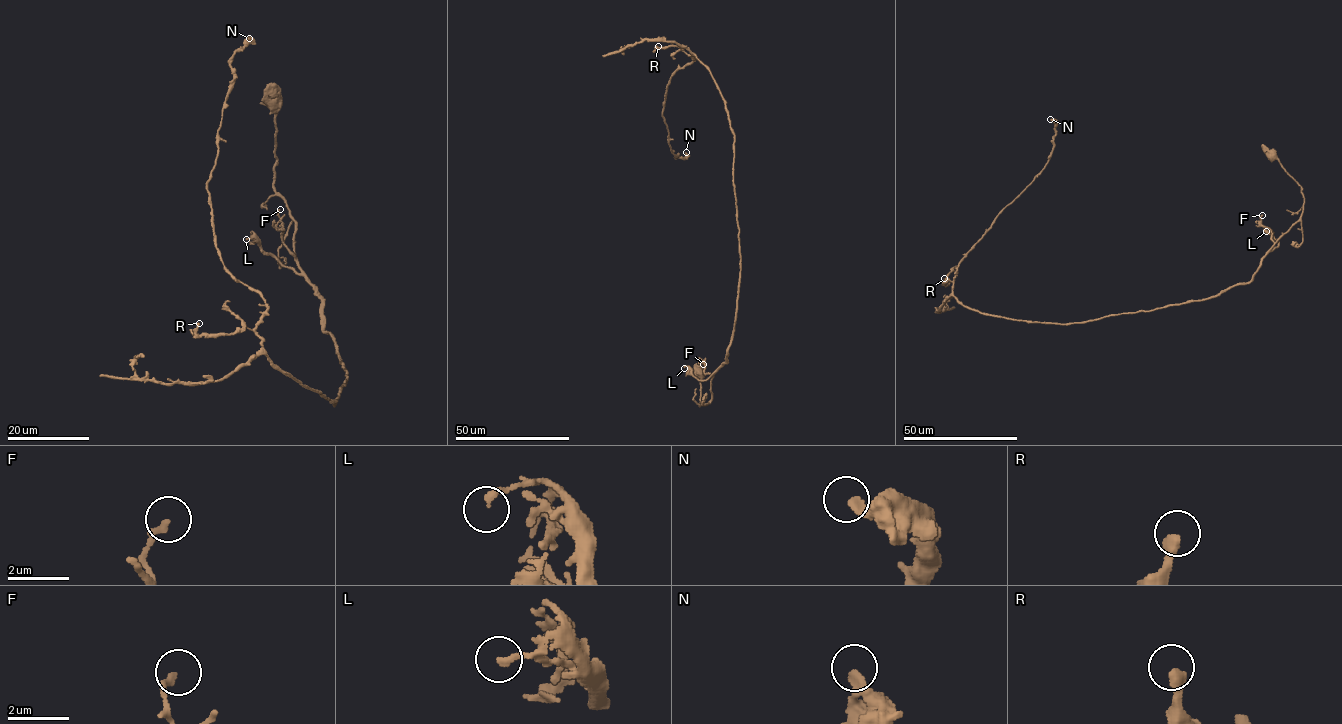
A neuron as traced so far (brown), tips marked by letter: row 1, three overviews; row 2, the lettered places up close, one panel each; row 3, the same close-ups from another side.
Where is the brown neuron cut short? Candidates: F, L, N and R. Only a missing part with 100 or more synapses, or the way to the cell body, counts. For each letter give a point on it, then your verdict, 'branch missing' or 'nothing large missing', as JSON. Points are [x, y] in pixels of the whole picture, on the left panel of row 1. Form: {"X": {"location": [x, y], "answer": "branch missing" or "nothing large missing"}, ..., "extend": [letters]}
{"F": {"location": [280, 209], "answer": "nothing large missing"}, "L": {"location": [246, 239], "answer": "nothing large missing"}, "N": {"location": [249, 38], "answer": "nothing large missing"}, "R": {"location": [199, 323], "answer": "nothing large missing"}, "extend": []}

